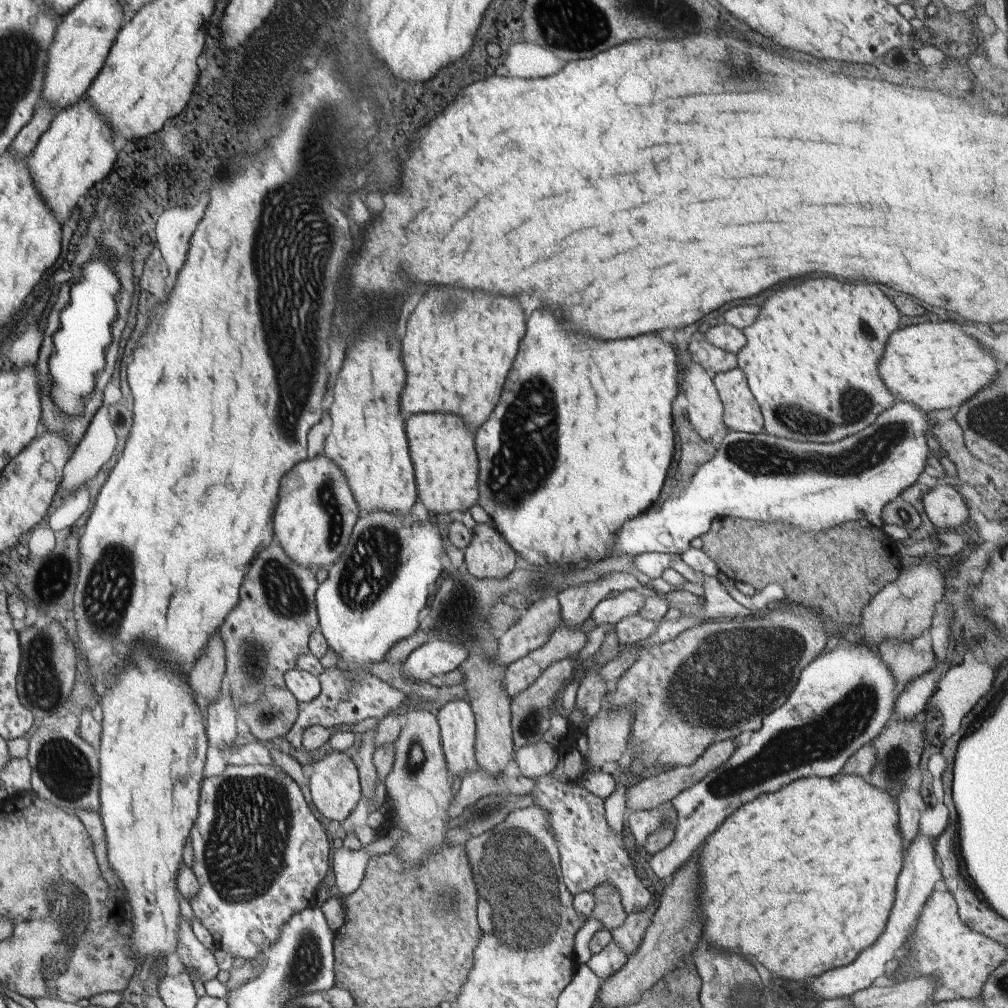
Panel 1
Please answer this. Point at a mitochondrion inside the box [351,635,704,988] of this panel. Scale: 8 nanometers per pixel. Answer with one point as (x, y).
(525, 910)

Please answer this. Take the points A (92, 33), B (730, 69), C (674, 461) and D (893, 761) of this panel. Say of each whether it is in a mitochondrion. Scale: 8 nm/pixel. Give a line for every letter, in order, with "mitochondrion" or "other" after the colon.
A: other
B: mitochondrion
C: other
D: mitochondrion

